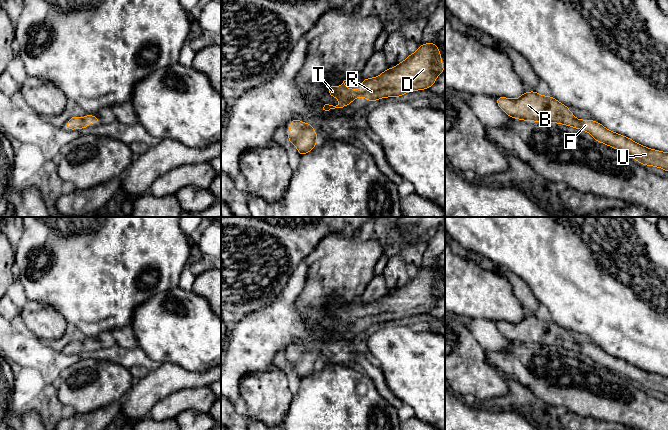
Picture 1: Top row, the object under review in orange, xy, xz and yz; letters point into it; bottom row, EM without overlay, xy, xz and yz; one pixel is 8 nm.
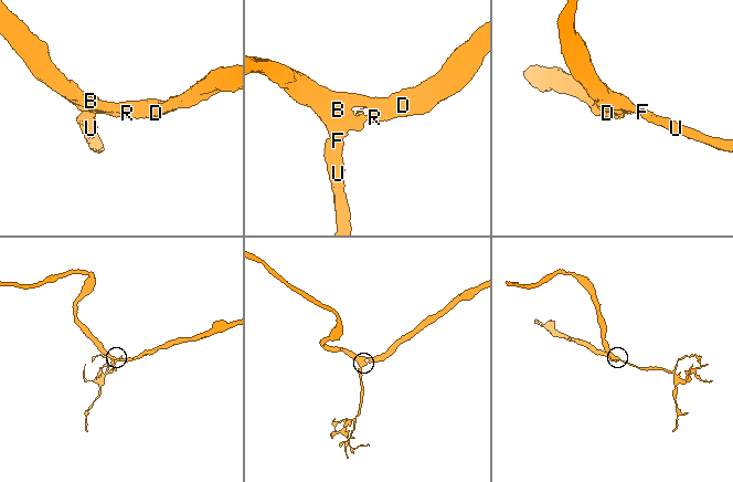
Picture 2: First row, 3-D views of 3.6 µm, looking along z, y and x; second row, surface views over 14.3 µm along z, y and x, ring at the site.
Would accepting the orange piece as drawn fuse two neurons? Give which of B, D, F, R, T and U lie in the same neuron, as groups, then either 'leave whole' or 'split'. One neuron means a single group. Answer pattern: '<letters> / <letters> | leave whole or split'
B D F R T U | leave whole

